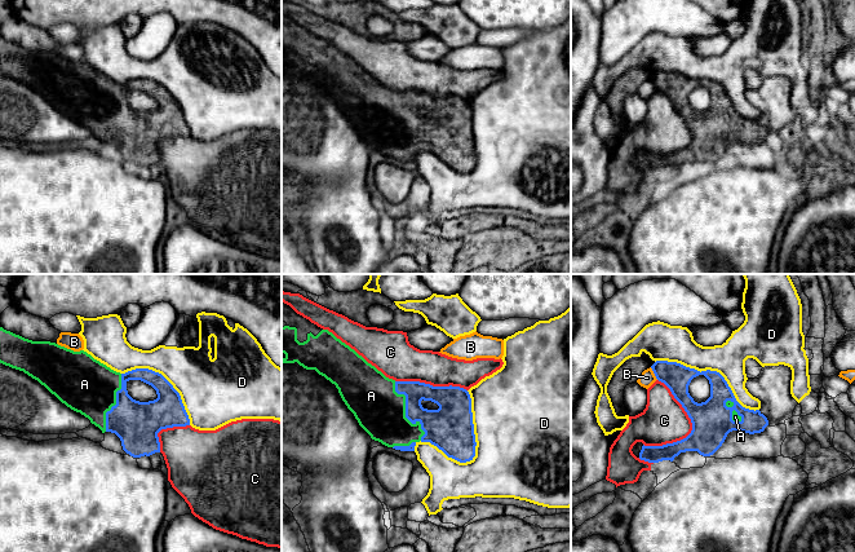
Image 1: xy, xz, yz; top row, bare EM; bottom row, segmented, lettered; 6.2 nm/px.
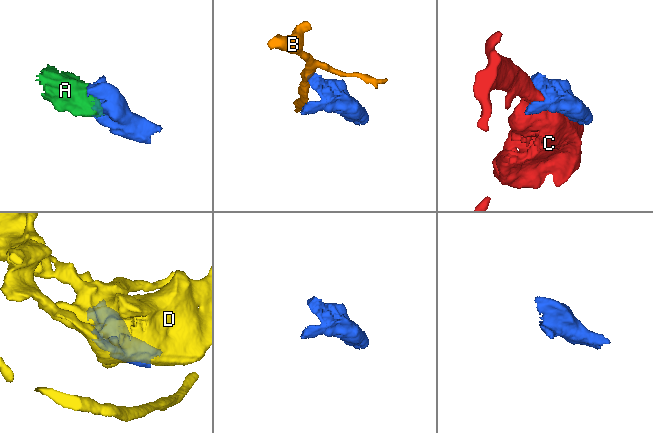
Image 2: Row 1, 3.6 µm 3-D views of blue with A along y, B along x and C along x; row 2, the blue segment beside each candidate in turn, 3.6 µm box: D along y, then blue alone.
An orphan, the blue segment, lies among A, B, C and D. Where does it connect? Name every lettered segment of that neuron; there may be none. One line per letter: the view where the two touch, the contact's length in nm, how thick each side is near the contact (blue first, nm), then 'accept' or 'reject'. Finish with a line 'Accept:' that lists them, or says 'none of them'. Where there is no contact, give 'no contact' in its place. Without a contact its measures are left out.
A: contact in xz; length 400 nm; calibres 240 and 300 nm; accept
B: contact in yz; length 90 nm; calibres 170 and 90 nm; reject
C: contact in yz; length 440 nm; calibres 260 and 280 nm; reject
D: contact in xz; length 460 nm; calibres 280 and 480 nm; reject
Accept: A

